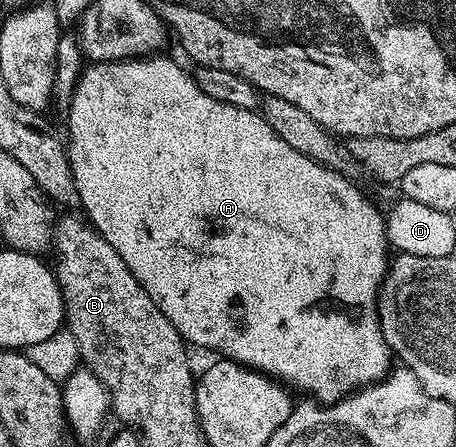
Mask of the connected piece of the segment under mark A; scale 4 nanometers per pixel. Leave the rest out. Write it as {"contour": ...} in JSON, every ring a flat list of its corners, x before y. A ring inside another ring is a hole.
{"contour":[[156,54,146,58,117,60,111,63,92,63,78,78,78,84,69,103,71,113,67,116,65,143,67,146,67,156,71,159,75,189,78,190,81,208,84,208,82,211,85,213,91,227,97,229,103,235,105,242,109,242,109,246,113,246,113,250,117,250,117,254,121,254,121,262,125,262,125,266,129,266,131,273,143,283,143,288,149,294,149,298,153,298,153,302,162,310,165,318,169,318,173,322,173,326,183,335,184,341,188,345,194,346,196,344,199,348,212,348,213,351,219,352,215,354,218,354,220,357,236,360,238,364,243,364,247,368,253,368,257,372,264,372,266,376,272,377,284,385,292,386,291,384,296,384,301,391,308,392,311,395,308,397,314,398,323,404,334,404,336,400,341,400,344,396,350,396,360,386,379,383,393,368,393,363,391,364,393,353,391,347,385,342,383,331,379,329,379,309,377,307,379,285,383,283,383,277,387,274,389,263,389,255,387,256,387,252,389,253,387,221,384,213,382,211,379,213,378,206,353,181,346,180,347,176,342,171,335,171,324,164,319,164,305,154,293,149,292,146,289,146,289,143,283,141,267,125,258,111,241,110,237,106,229,106,225,102,217,102,217,98,209,98,209,94,205,94,205,90,192,73,190,76,177,61,170,60,165,55]]}

